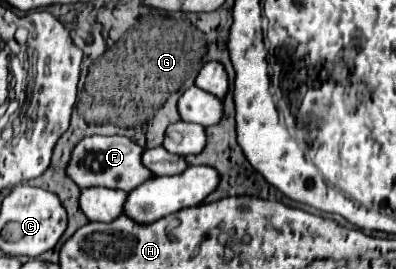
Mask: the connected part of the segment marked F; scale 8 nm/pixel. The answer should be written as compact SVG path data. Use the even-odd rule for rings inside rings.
M92 135L84 137L72 153L70 165L68 165L68 175L76 181L76 185L84 187L108 187L108 189L122 189L130 193L144 181L152 179L152 171L142 163L142 153L144 149L130 141L128 137L102 137L102 135Z

